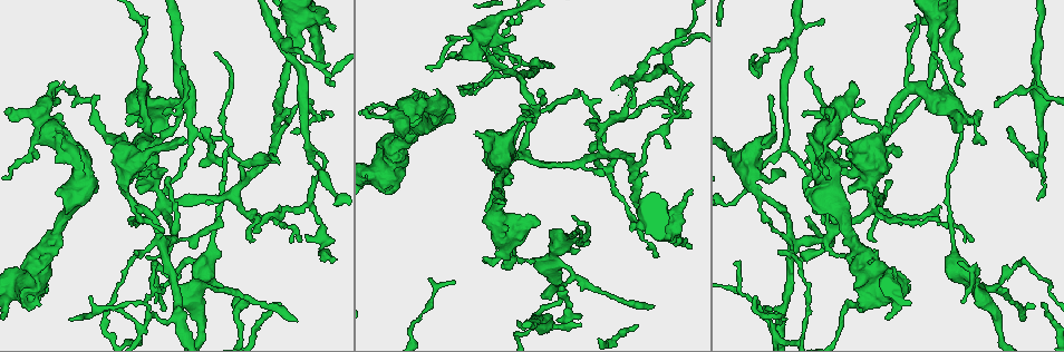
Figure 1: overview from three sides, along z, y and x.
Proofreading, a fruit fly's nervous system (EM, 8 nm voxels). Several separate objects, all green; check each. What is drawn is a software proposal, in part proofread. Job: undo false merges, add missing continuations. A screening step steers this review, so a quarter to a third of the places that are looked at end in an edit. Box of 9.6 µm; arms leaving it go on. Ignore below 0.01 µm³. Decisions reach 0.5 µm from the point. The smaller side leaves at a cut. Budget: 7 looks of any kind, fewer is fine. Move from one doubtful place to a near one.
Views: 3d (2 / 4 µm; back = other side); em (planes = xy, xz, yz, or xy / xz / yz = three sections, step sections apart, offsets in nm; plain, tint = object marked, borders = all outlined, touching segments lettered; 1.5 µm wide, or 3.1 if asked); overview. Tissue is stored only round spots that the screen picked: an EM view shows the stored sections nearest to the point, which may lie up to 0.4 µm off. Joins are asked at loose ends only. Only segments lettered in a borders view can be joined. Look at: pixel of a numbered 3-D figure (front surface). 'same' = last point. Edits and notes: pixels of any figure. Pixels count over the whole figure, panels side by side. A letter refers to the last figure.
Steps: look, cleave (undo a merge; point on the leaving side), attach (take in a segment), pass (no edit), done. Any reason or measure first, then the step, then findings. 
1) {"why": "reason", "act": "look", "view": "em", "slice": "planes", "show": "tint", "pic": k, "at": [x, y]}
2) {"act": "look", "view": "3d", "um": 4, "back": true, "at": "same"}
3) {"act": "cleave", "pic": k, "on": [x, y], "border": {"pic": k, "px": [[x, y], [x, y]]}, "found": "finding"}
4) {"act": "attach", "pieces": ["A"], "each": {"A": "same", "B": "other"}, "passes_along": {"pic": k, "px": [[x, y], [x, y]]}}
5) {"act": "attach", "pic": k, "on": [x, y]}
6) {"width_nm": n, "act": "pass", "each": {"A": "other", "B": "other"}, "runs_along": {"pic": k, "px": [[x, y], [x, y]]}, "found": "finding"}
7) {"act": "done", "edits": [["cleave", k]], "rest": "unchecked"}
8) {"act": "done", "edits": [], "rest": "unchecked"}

{"why": "touches itself", "act": "look", "view": "em", "slice": "xz", "step": 4, "show": "tint", "pic": 1, "at": [761, 213]}

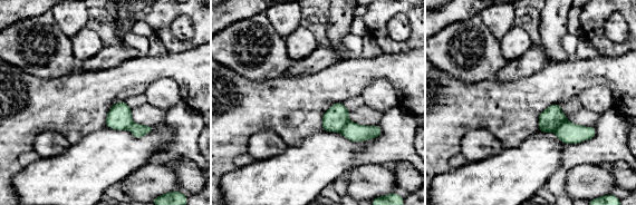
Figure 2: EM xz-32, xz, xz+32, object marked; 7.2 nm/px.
{"why": "see the neighbours", "act": "look", "view": "em", "slice": "xz", "step": 4, "show": "borders", "at": "same"}

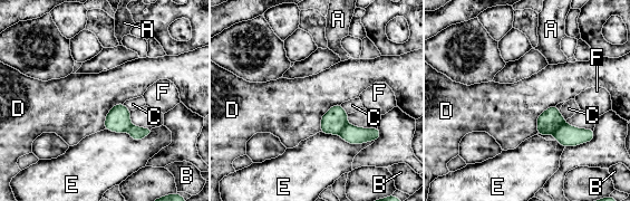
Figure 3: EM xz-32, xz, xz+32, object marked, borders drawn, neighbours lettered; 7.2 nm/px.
{"act": "cleave", "pic": 3, "on": [566, 135], "each": {"A": "other", "B": "other", "C": "other", "D": "other", "E": "other", "F": "other"}, "border": {"pic": 3, "px": [[564, 122], [551, 133]]}, "found": "a second cell is stuck on"}

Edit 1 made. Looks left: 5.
{"why": "an open end", "act": "look", "view": "em", "slice": "planes", "show": "plain", "pic": 1, "at": [97, 95]}

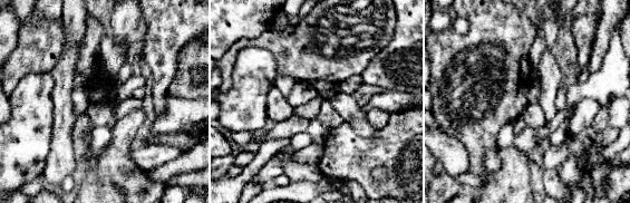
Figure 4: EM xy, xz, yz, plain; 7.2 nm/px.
{"why": "what lies round it", "act": "look", "view": "em", "slice": "planes", "show": "borders", "at": "same"}

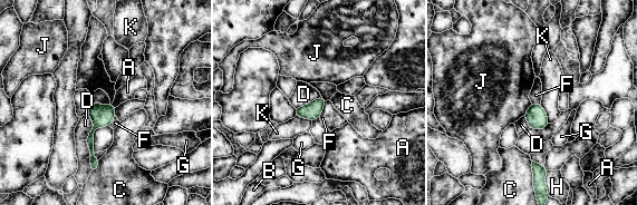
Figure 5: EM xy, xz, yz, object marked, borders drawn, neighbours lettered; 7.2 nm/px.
{"act": "pass", "each": {"A": "other", "B": "other", "C": "other", "D": "other", "F": "other", "G": "other", "H": "other", "J": "other", "K": "other"}, "border": {"pic": 5, "px": [[327, 100], [319, 117]]}, "found": "no lettered segment goes on from it"}

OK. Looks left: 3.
{"why": "thick end", "act": "look", "view": "3d", "um": 4, "pic": 1, "at": [850, 152]}

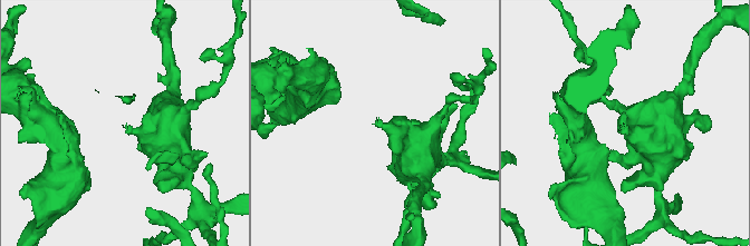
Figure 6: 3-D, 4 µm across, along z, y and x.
{"why": "now the EM", "act": "look", "view": "em", "slice": "yz", "step": 4, "show": "tint", "pic": 6, "at": [375, 121]}

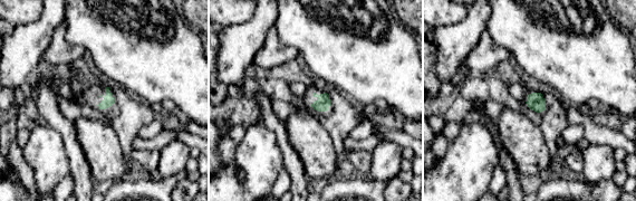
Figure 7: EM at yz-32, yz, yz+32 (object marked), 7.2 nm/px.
{"act": "look", "view": "em", "slice": "planes", "show": "borders", "at": "same"}

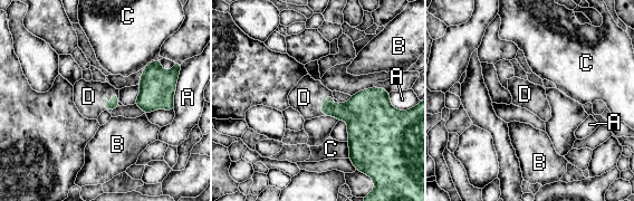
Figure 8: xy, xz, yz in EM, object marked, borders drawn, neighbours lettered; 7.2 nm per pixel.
{"act": "attach", "pieces": ["D"], "each": {"A": "other", "B": "other", "C": "other", "D": "same"}, "passes_along": {"pic": 8, "px": [[357, 112], [327, 95], [304, 97]]}, "found": "it goes on there"}

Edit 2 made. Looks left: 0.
{"act": "done", "edits": [["cleave", 3], ["attach", 8]], "rest": "unchecked"}

